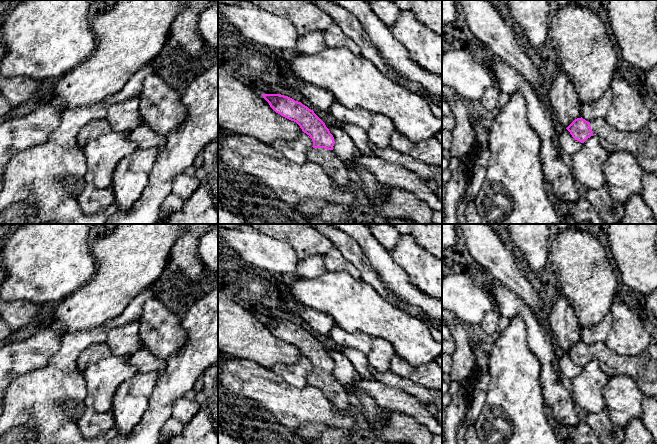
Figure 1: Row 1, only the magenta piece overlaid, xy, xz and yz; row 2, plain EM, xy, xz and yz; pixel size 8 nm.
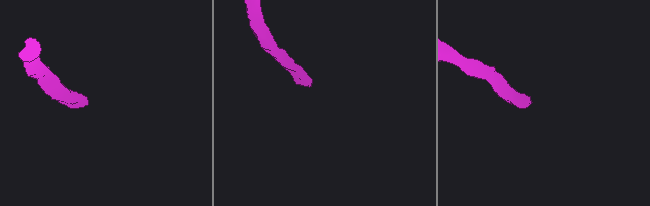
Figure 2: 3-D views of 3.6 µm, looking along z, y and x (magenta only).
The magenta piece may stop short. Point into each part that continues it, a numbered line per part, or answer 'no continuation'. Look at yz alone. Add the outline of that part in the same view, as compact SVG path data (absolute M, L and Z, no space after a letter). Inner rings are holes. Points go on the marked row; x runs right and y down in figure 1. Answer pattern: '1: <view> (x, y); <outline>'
1: yz (642, 144); M652 117L648 124L636 132L622 132L609 125L605 118L596 118L590 122L593 134L596 135L601 145L612 154L617 151L628 151L638 161L644 172L657 173L657 118Z

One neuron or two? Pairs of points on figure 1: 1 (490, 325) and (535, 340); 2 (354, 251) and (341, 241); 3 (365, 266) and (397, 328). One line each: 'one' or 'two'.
1: two
2: one
3: two

